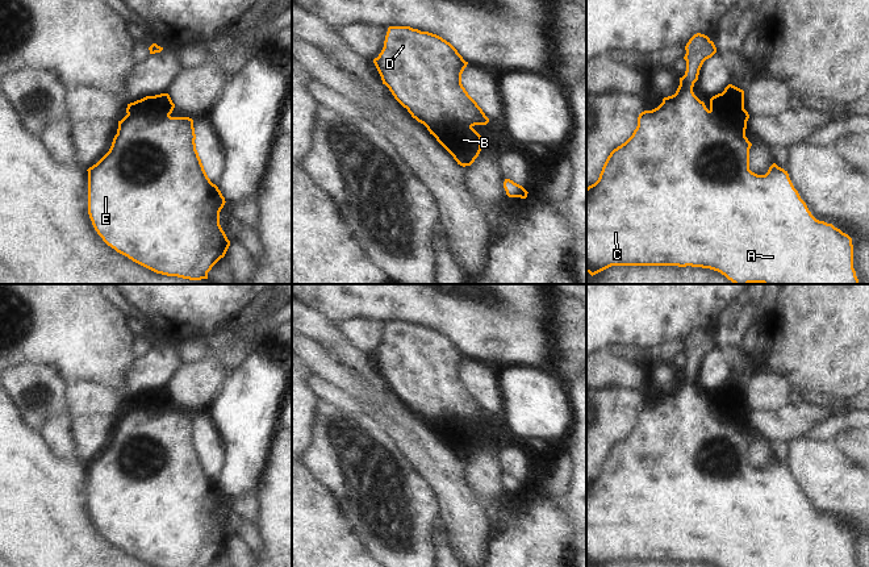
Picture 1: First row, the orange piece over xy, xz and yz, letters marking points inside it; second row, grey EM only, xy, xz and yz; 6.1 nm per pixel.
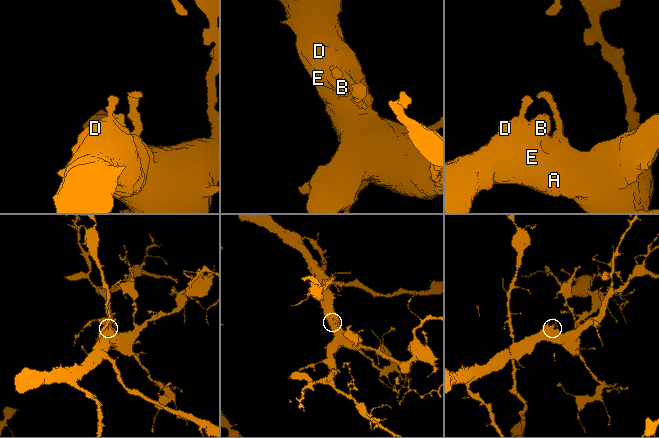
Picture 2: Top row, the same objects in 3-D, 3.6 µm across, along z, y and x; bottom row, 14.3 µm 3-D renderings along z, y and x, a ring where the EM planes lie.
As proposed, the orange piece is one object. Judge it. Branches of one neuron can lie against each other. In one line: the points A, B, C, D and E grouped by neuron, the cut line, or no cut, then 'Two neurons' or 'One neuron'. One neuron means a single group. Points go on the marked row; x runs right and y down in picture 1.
Groups: A B C D E. No split. One neuron.

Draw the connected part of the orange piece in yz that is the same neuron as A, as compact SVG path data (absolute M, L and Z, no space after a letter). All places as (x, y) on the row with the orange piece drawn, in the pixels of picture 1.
M694 34L685 46L686 71L680 78L674 95L664 97L663 103L644 111L638 117L638 126L632 136L607 157L598 180L586 188L586 272L592 276L611 266L678 266L702 267L720 272L734 284L858 284L853 268L852 238L832 224L816 220L806 203L794 188L787 171L773 163L765 175L749 170L749 149L752 143L745 137L748 112L744 109L744 91L728 84L722 93L710 99L710 108L693 92L703 62L716 53L714 42L705 34Z

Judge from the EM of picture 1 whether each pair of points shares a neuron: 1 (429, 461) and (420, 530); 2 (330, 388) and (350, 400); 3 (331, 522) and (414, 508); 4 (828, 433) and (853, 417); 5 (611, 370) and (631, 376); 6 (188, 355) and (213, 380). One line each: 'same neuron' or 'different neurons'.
1: different neurons
2: same neuron
3: different neurons
4: same neuron
5: same neuron
6: different neurons

